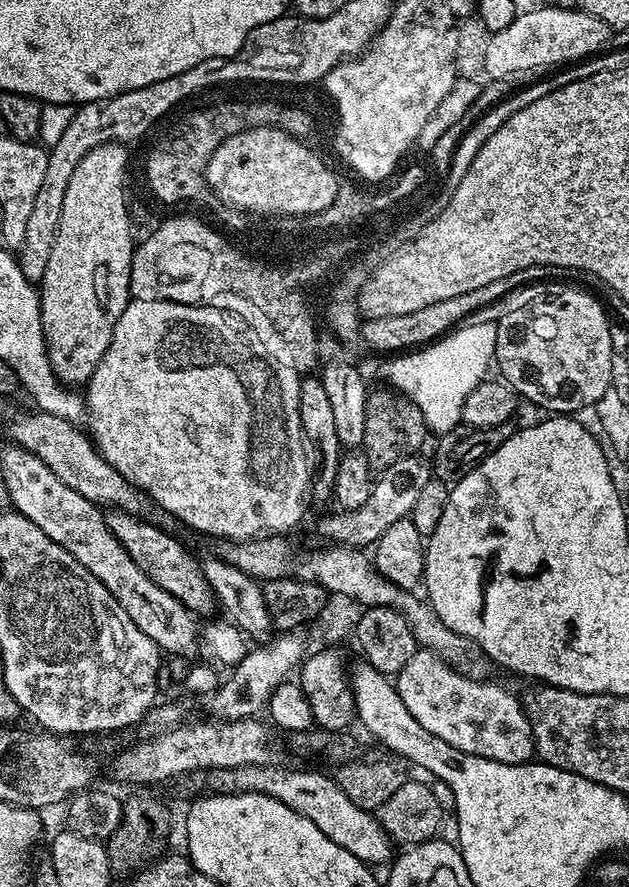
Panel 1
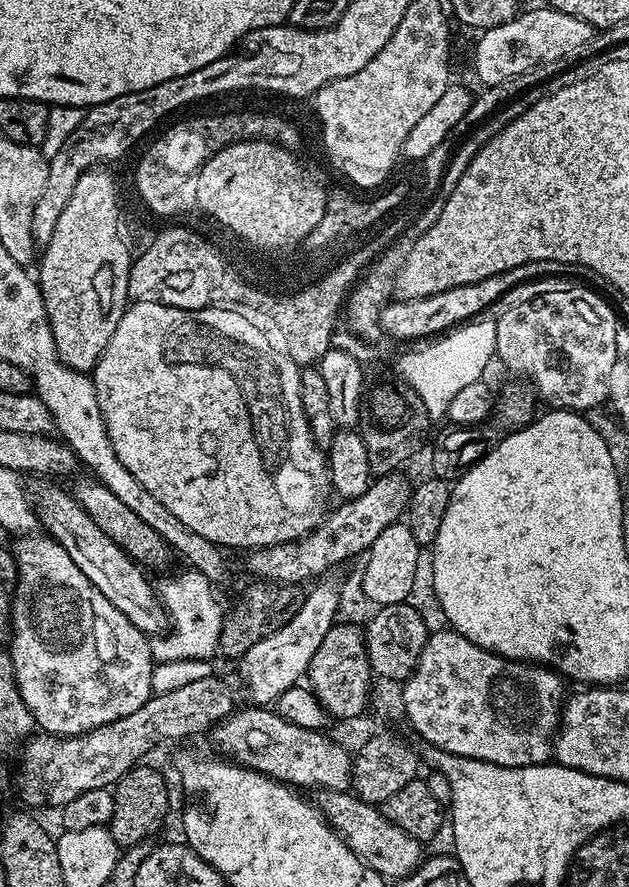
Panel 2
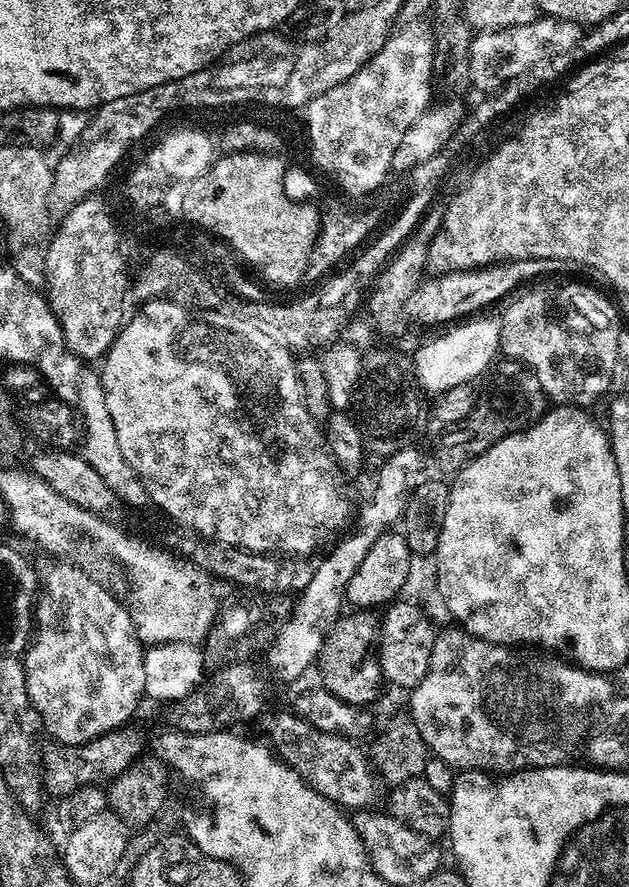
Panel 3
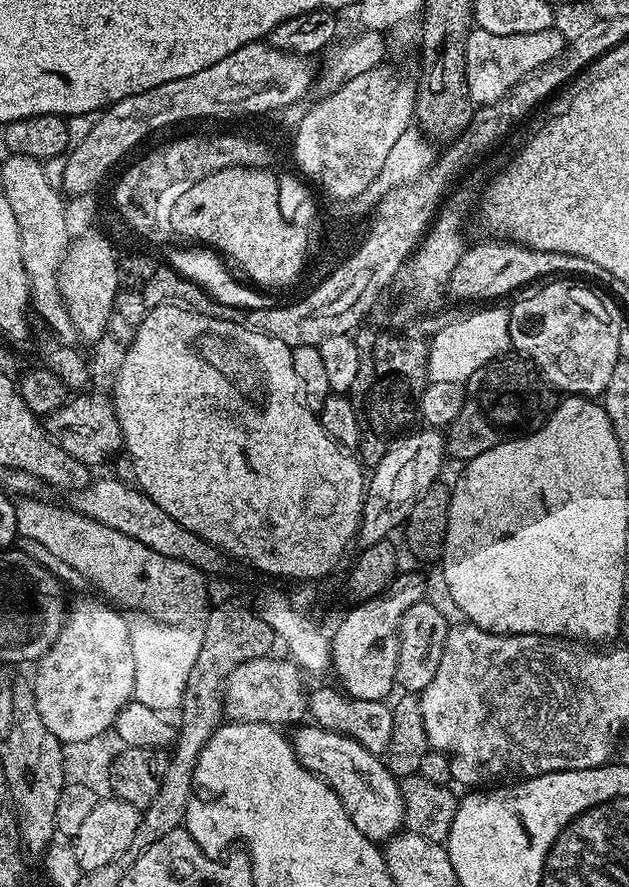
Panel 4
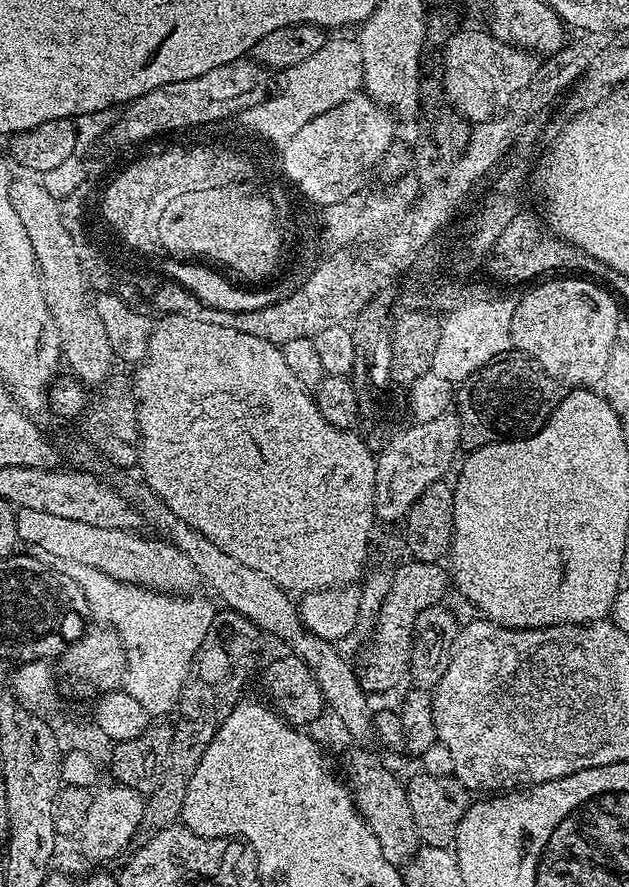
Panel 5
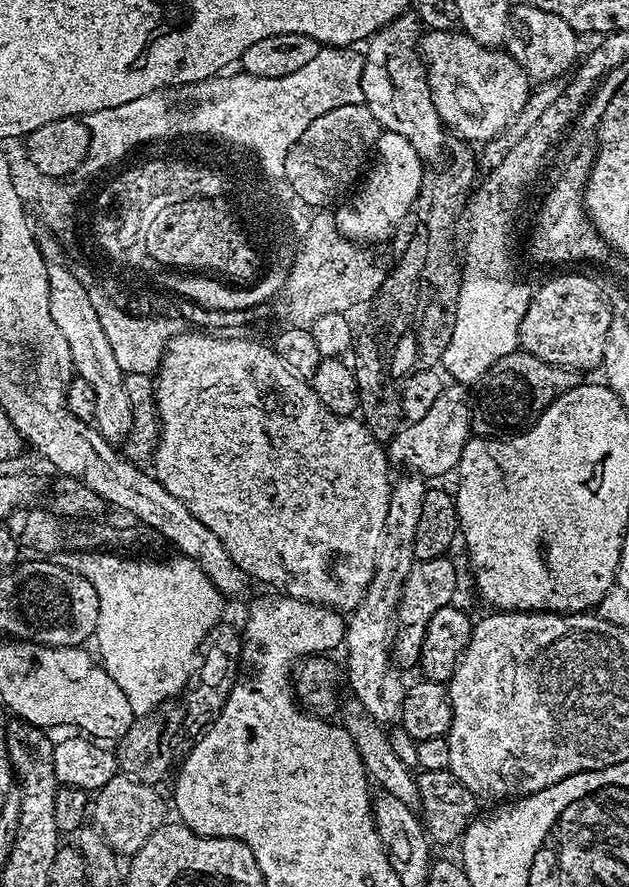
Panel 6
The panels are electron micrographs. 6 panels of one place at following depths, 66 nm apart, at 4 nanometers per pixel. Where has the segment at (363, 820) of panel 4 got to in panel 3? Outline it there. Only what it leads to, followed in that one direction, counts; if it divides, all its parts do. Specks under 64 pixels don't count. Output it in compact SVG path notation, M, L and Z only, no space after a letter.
M292 710L271 712L261 715L258 720L264 731L263 739L315 792L344 810L368 810L375 805L372 803L376 800L378 777L365 749L363 752L355 739L316 730L308 720Z

